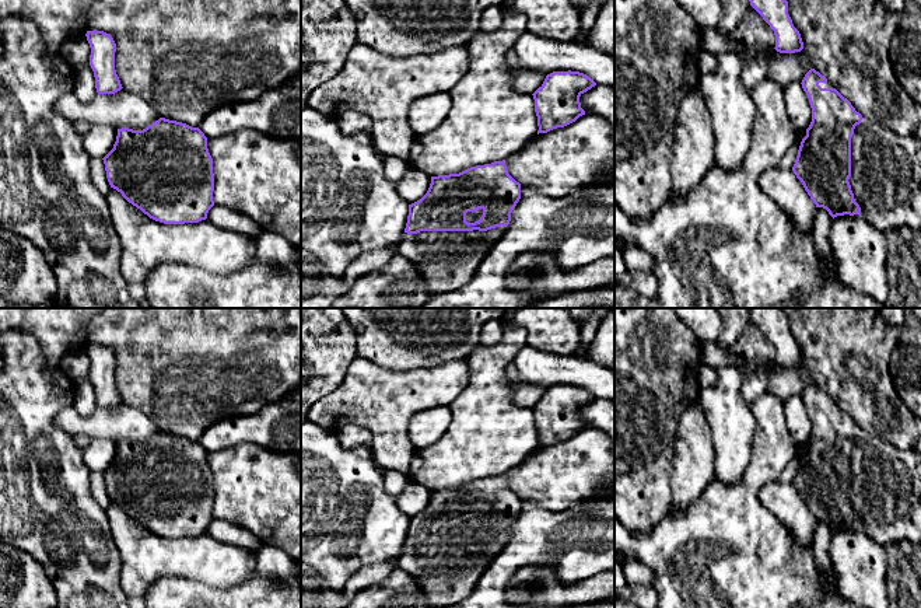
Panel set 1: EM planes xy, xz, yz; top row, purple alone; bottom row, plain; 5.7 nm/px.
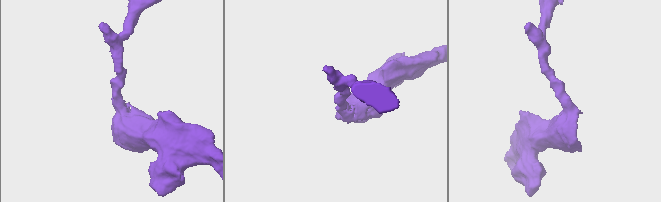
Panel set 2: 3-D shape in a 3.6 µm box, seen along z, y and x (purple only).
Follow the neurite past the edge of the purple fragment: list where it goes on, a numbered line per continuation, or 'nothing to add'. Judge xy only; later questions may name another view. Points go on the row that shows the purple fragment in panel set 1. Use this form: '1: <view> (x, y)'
nothing to add

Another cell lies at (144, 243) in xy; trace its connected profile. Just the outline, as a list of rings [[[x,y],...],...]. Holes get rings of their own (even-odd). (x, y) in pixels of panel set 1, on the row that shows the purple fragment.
[[[111,188],[106,202],[113,228],[120,240],[120,270],[129,286],[144,286],[147,275],[164,262],[178,262],[216,273],[244,270],[256,254],[256,240],[225,231],[207,219],[199,223],[164,224],[150,219]]]

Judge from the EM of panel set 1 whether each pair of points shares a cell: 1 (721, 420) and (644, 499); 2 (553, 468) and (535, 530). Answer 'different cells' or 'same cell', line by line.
1: different cells
2: different cells

